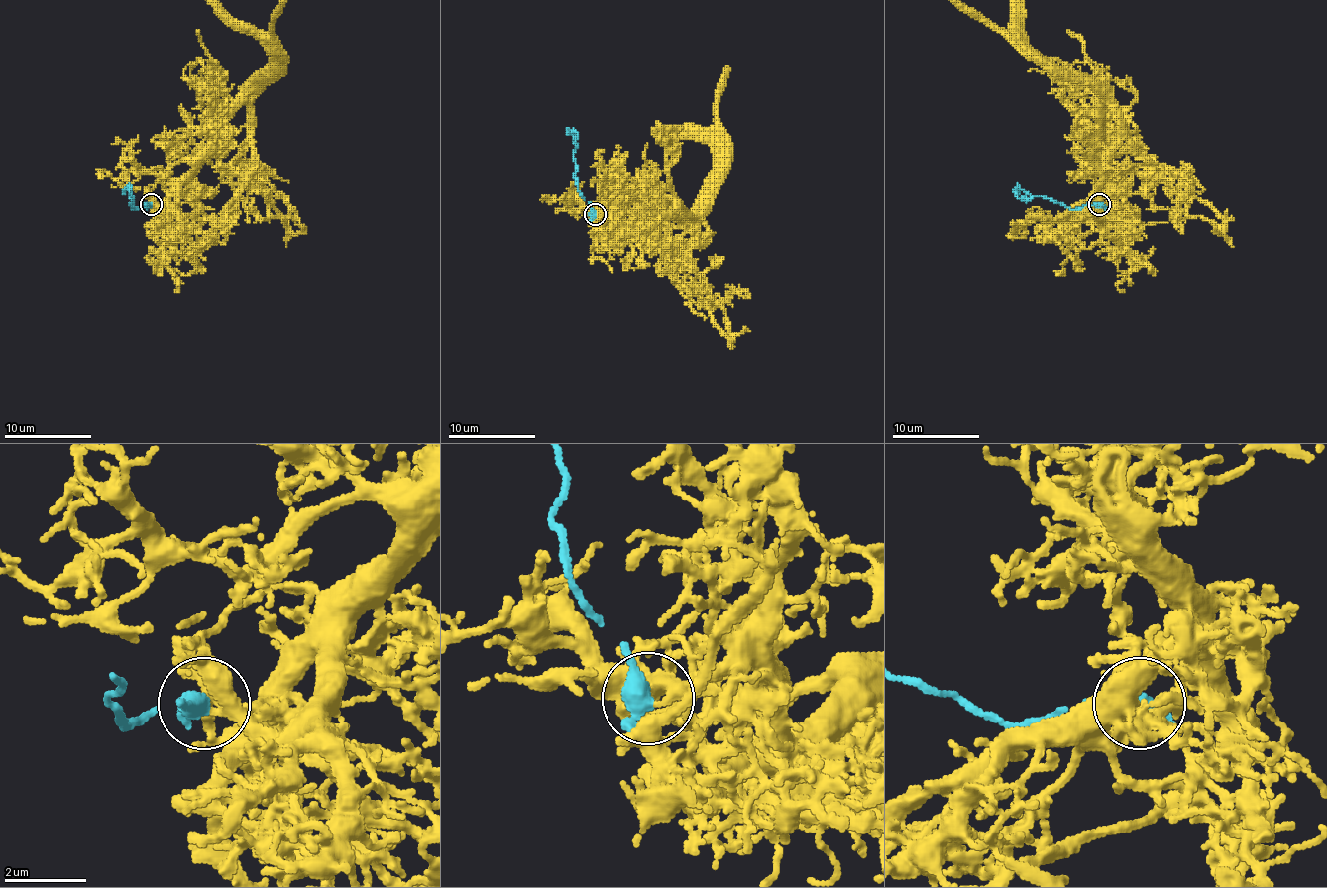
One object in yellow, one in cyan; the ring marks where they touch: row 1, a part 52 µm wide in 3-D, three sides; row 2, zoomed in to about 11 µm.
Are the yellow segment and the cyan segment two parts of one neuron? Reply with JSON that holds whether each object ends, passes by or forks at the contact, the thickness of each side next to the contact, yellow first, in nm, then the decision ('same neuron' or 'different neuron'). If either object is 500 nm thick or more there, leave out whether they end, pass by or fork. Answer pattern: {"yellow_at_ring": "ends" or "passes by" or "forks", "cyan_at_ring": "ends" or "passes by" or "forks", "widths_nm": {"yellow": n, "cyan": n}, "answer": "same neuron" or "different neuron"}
{"widths_nm": {"yellow": 200, "cyan": 550}, "answer": "same neuron"}

